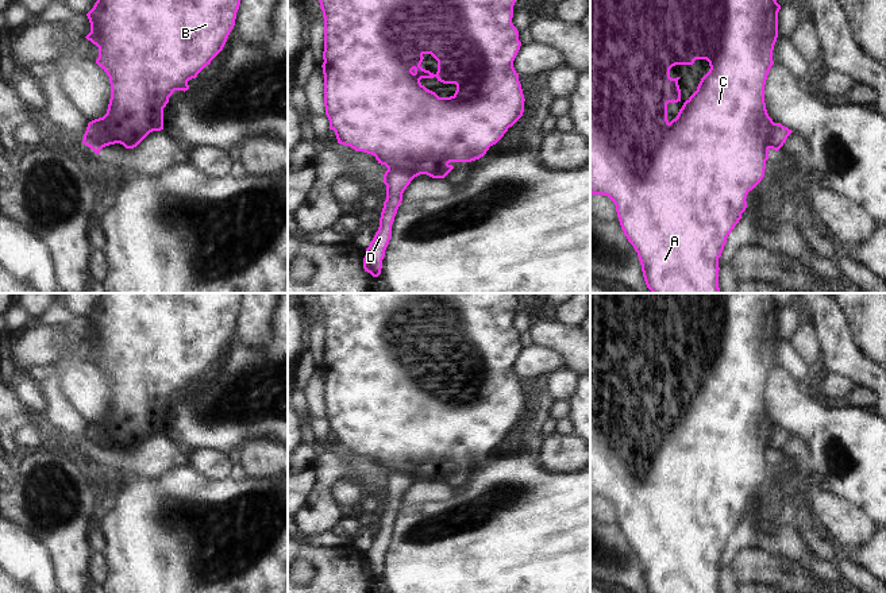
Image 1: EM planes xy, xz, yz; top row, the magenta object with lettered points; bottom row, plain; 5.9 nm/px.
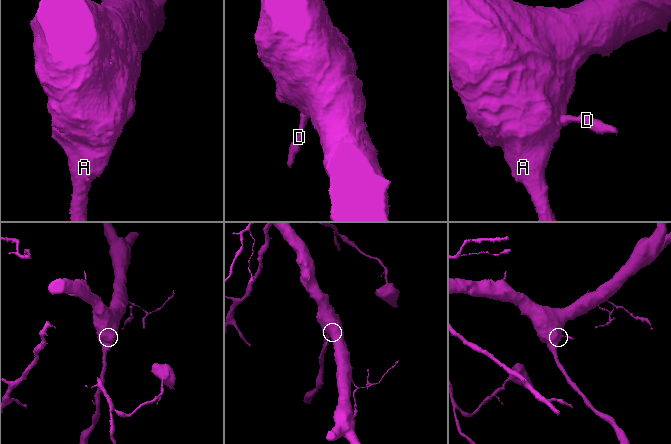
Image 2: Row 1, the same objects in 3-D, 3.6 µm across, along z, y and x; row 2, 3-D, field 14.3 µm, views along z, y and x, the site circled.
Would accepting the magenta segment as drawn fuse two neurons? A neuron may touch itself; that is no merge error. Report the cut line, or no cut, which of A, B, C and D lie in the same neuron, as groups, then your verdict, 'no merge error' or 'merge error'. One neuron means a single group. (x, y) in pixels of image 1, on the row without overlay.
cut xz (388, 470), (408, 473), (415, 478); groups A B C / D; merge error

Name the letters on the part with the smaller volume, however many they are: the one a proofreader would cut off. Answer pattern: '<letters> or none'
D

